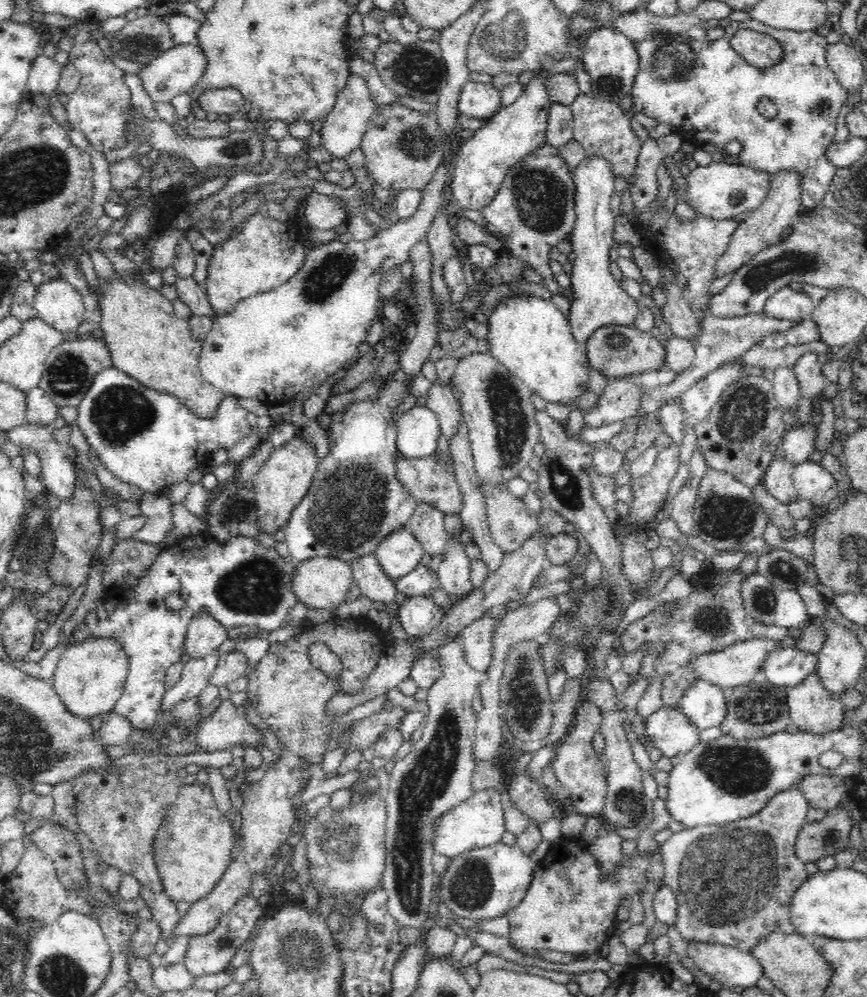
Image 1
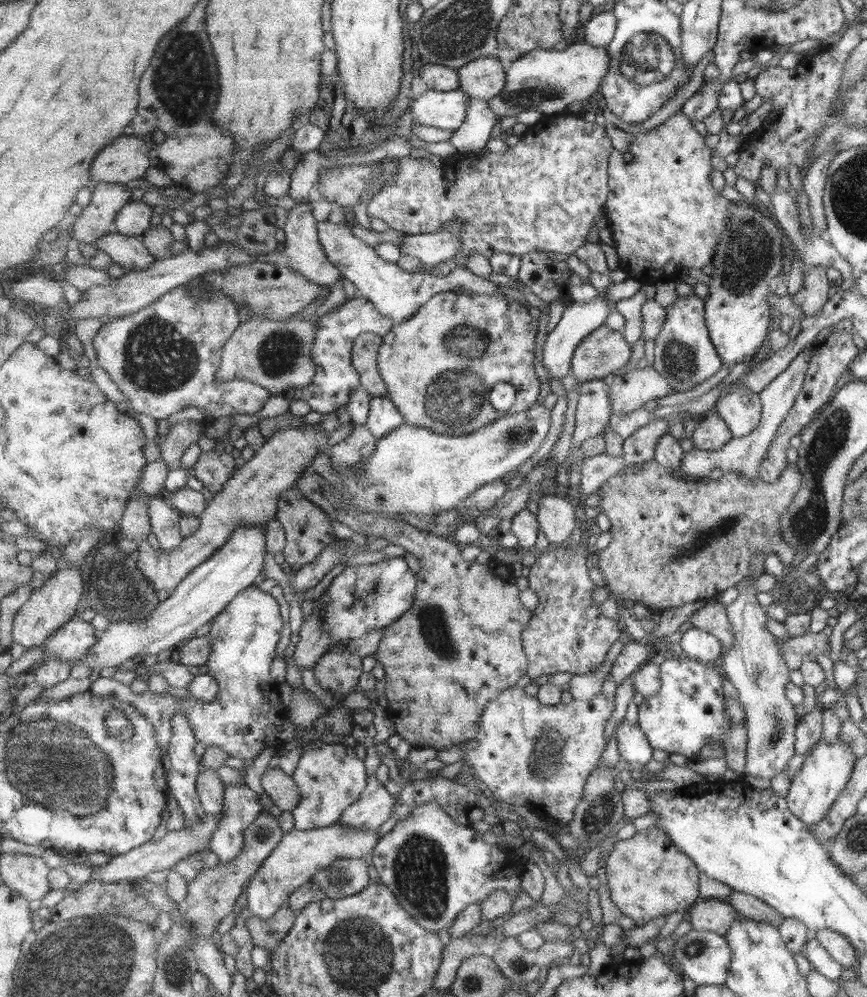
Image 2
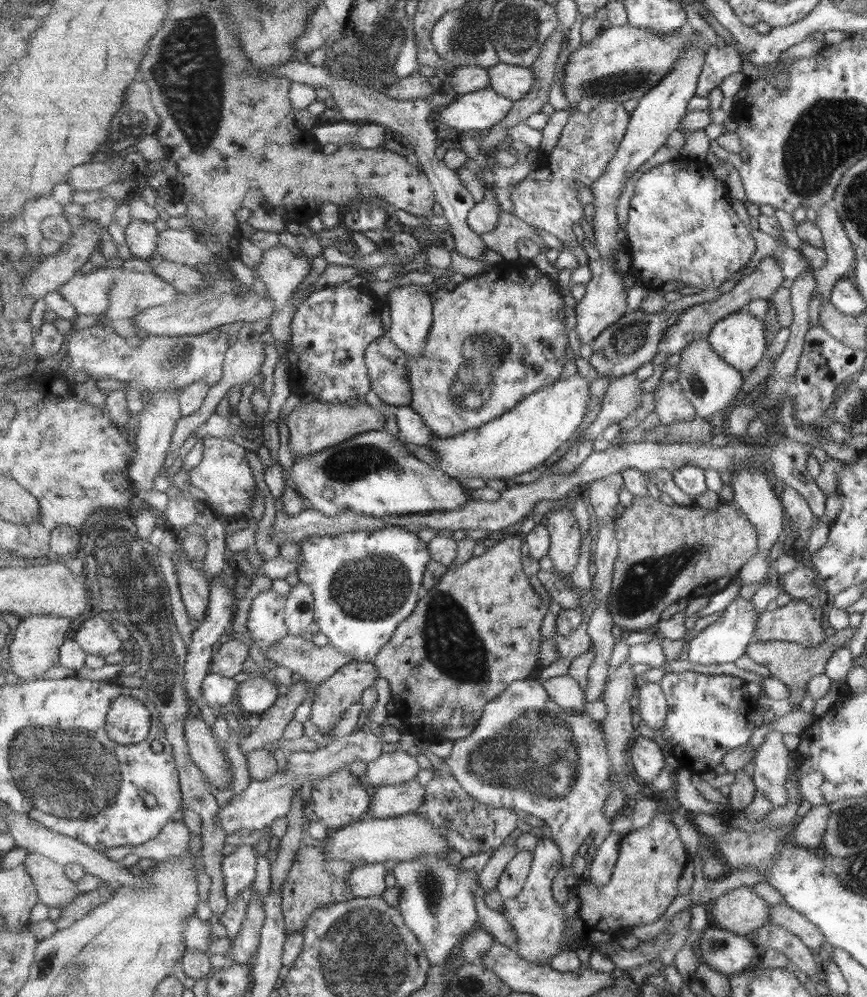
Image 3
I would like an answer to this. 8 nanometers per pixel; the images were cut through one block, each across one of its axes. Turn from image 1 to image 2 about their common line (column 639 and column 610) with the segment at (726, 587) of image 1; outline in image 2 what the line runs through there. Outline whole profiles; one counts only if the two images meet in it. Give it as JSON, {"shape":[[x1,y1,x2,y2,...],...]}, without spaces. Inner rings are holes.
{"shape":[[572,543,564,545,551,545,542,553,536,554,536,560,530,566,528,582,538,598,539,604,533,610,534,617,530,625,523,630,524,647,530,662,528,676,535,678,541,674,557,674,557,672,568,672,570,674,587,674,597,671,613,644,621,640,620,623,616,620,603,616,595,602,595,584,589,578,589,562,587,550,583,546]]}

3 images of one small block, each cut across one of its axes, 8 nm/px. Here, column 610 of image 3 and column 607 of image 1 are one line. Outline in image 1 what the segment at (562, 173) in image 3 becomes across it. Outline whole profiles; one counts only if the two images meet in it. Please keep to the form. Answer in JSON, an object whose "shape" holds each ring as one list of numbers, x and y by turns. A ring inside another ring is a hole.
{"shape":[[592,91,579,94,571,107,574,123,573,139,584,147,585,157,608,161,614,178,622,178,632,186,638,180,636,168,644,140,636,136,626,112,622,111,617,103,596,97]]}

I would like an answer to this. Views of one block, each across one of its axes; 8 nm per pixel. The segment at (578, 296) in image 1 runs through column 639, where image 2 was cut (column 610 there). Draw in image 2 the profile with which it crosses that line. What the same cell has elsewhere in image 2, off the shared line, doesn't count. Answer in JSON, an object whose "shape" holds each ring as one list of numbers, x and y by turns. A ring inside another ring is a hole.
{"shape":[[597,295,595,299,585,302,571,302,569,307,566,307,559,322,554,329,548,333,544,343,543,364,547,369,548,374,556,379,561,379,564,376,572,373,572,361,574,360,575,352,579,343,583,342,591,332,595,332,597,328,601,328,607,322,607,318,611,316,613,307,609,306,609,302,603,296]]}

